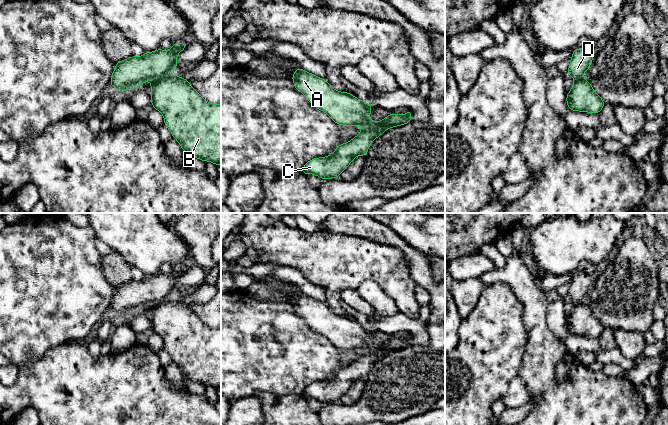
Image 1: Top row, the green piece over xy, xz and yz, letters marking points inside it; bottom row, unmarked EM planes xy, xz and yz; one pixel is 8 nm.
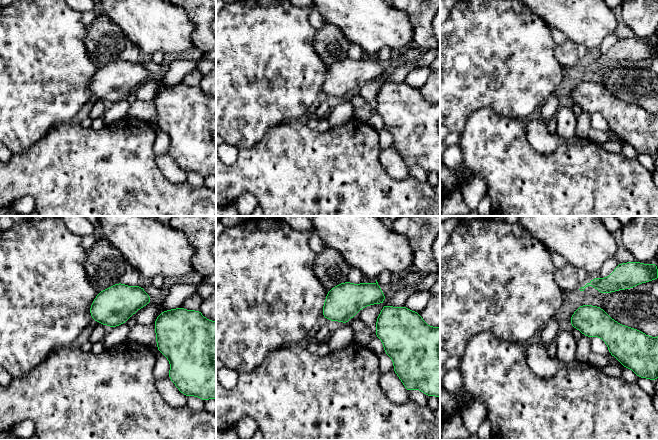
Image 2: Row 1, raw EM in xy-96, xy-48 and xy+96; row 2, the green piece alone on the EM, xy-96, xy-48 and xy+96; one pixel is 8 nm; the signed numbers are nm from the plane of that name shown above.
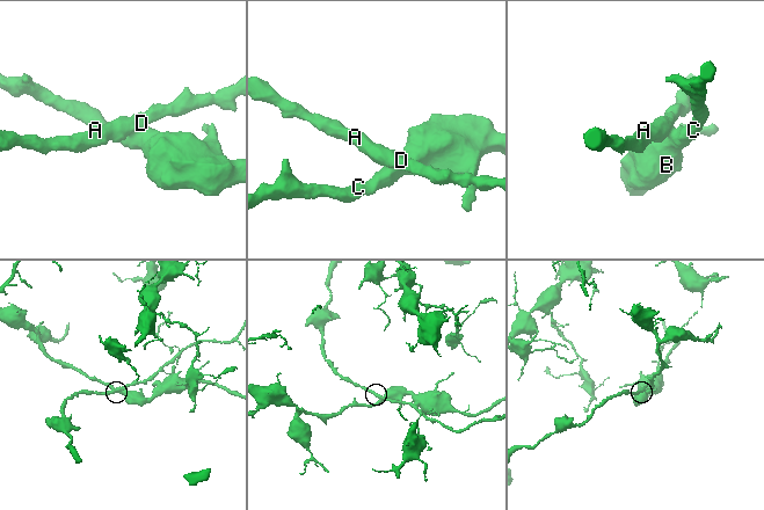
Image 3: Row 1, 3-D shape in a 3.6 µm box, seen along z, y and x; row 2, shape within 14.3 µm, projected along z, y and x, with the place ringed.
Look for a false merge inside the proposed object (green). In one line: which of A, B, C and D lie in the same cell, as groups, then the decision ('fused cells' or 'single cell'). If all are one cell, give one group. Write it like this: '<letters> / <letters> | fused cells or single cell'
A D / B C | fused cells

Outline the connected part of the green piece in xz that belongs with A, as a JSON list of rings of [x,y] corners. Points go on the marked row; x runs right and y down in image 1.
[[[300,66],[291,80],[295,89],[305,95],[315,108],[325,112],[337,125],[366,127],[375,121],[369,118],[372,106],[349,92],[339,92],[319,76]]]

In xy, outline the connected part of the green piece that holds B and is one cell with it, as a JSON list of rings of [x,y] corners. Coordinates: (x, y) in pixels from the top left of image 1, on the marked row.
[[[172,72],[168,75],[150,83],[151,105],[160,111],[164,117],[164,126],[169,129],[187,154],[187,156],[209,161],[216,166],[221,165],[221,104],[207,102],[184,77],[177,77]]]

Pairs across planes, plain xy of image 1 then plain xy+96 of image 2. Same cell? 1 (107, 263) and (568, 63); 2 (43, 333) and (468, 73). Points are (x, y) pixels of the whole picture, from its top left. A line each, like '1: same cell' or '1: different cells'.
1: same cell
2: same cell

